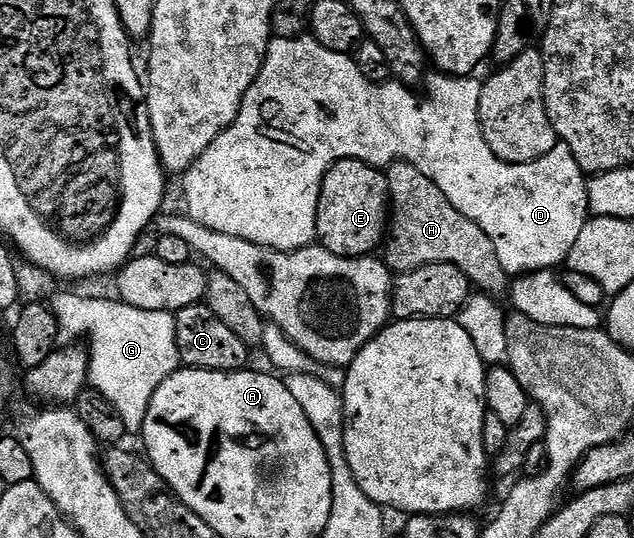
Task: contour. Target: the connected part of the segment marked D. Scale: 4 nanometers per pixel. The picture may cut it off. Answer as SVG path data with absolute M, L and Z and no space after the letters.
M309 34L297 36L294 40L288 38L271 39L268 54L264 58L264 66L260 70L256 82L252 82L248 94L244 94L240 114L236 114L232 126L228 126L228 130L219 134L216 142L212 142L212 146L208 146L208 150L204 150L204 154L200 154L200 158L196 158L196 162L184 173L182 184L188 194L189 216L196 222L200 222L200 226L208 226L208 230L216 230L220 234L232 234L232 238L244 238L248 242L256 242L256 246L264 246L277 252L295 252L301 248L309 248L315 243L318 234L316 214L320 202L320 186L334 163L338 160L359 160L383 170L399 162L411 164L416 166L416 170L420 170L420 174L424 174L430 181L436 183L440 190L443 190L445 196L452 202L452 206L456 207L460 214L464 214L470 221L476 222L488 234L488 238L492 238L492 246L496 246L496 258L500 258L504 262L518 260L520 271L534 272L531 276L520 277L515 284L514 281L512 284L514 304L518 307L515 309L521 315L541 324L549 324L552 328L602 328L604 316L598 308L580 302L580 298L576 298L576 295L568 290L562 278L554 277L550 272L542 272L545 268L554 268L557 264L565 265L569 261L572 246L576 243L576 238L580 238L580 230L584 230L587 220L591 219L592 216L590 203L585 196L588 176L578 165L576 158L572 158L572 150L568 150L566 144L559 143L555 151L544 154L544 158L540 158L536 162L528 162L527 164L510 164L496 158L496 154L492 152L488 142L484 141L484 134L478 117L482 84L469 76L448 76L439 72L433 73L431 78L430 100L425 100L424 97L414 93L417 91L413 87L405 84L397 82L370 84L368 78L364 78L364 74L360 74L356 62L347 53L328 50L328 46L320 46L320 42L316 42L313 36Z

